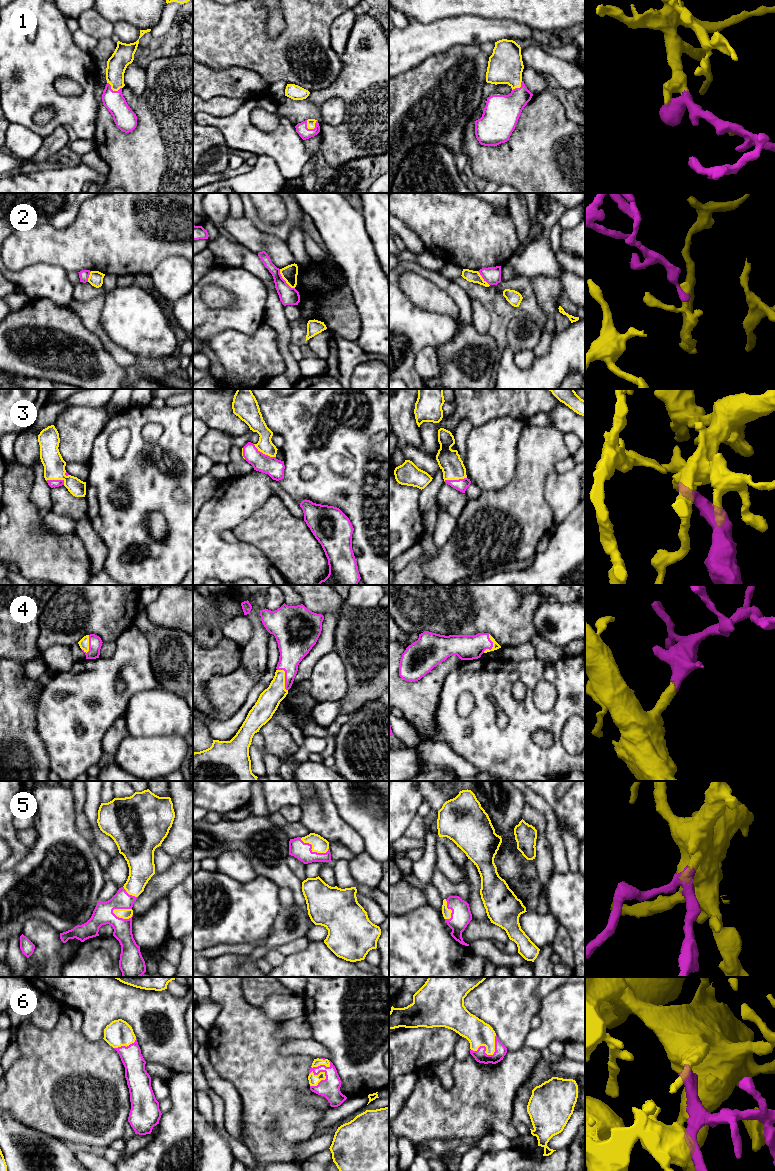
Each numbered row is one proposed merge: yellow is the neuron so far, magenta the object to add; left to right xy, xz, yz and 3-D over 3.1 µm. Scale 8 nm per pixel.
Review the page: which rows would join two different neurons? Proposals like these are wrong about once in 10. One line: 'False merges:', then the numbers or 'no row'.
False merges: 2

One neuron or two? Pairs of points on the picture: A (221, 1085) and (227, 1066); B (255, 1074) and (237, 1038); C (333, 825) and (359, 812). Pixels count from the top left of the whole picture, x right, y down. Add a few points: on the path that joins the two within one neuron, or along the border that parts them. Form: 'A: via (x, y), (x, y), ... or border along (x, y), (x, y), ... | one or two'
A: border along (209, 1059), (213, 1068), (234, 1086), (239, 1095) | two
B: via (254, 1065), (242, 1047) | one
C: border along (332, 798), (338, 814), (360, 835) | two

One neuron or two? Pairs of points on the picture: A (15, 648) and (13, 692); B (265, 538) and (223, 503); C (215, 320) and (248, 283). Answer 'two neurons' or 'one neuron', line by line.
A: two neurons
B: two neurons
C: one neuron

